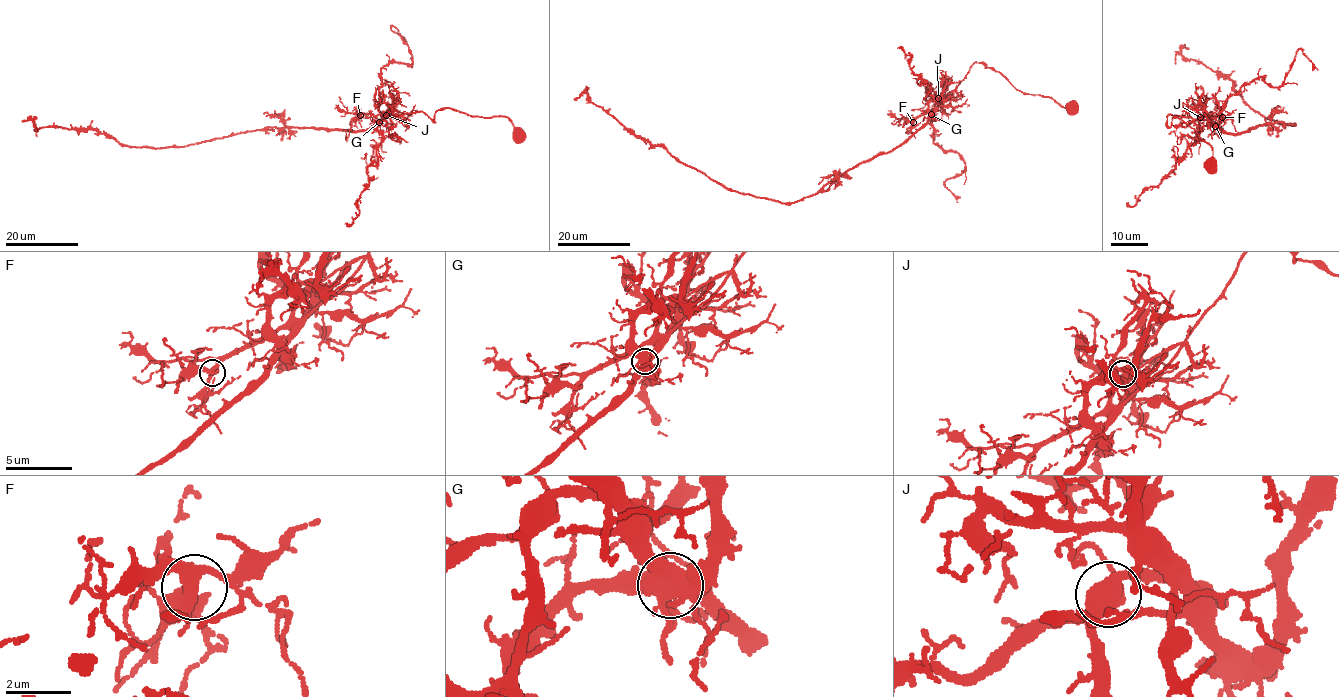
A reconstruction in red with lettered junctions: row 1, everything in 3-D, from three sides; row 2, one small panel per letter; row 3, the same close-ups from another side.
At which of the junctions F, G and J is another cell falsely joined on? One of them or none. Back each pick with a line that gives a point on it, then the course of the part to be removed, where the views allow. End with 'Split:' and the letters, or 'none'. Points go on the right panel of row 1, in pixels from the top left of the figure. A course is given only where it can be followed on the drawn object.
G: place (1215, 126); course (1215, 126), (1219, 122), (1225, 102), (1244, 84), (1262, 77), (1272, 86), (1279, 87), (1299, 49), (1318, 70)
Split: G

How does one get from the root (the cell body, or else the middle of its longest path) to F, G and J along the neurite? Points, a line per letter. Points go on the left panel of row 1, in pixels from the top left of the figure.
F: (522, 135), (504, 116), (472, 116), (449, 108), (438, 110), (434, 121), (420, 111), (397, 116), (360, 115)
G: (522, 135), (504, 116), (472, 116), (449, 108), (438, 110), (434, 121), (418, 111), (389, 115), (378, 122)
J: (522, 135), (504, 116), (472, 116), (449, 108), (438, 110), (434, 121), (420, 111), (392, 118), (386, 115)

